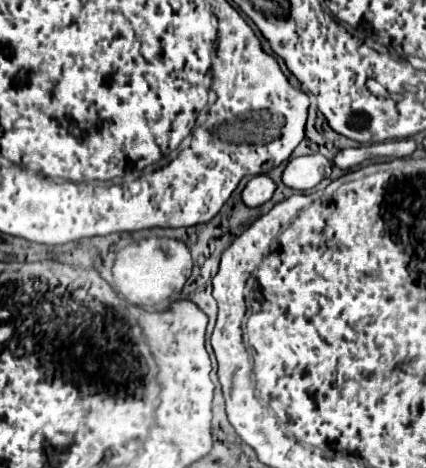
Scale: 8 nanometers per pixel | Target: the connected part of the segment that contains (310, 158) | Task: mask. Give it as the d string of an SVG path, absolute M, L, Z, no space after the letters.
M316 153L316 155L304 155L288 161L282 173L282 181L292 189L308 191L316 187L322 179L330 177L330 173L332 173L332 163L324 155Z

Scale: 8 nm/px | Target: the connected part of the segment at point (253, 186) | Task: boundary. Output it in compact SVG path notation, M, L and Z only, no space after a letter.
M256 175L246 185L242 199L248 207L258 207L258 205L264 205L266 201L270 201L274 191L276 191L276 183L268 175Z

